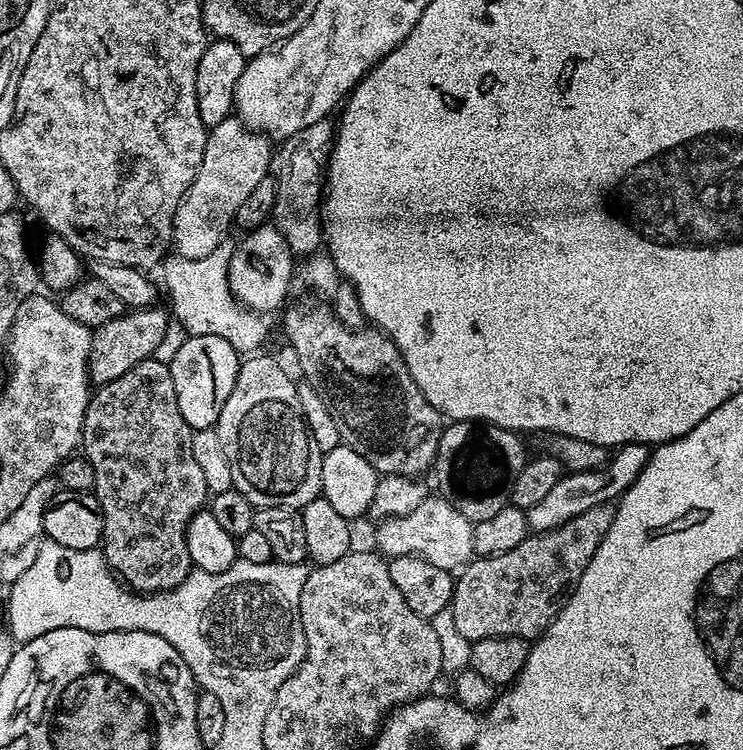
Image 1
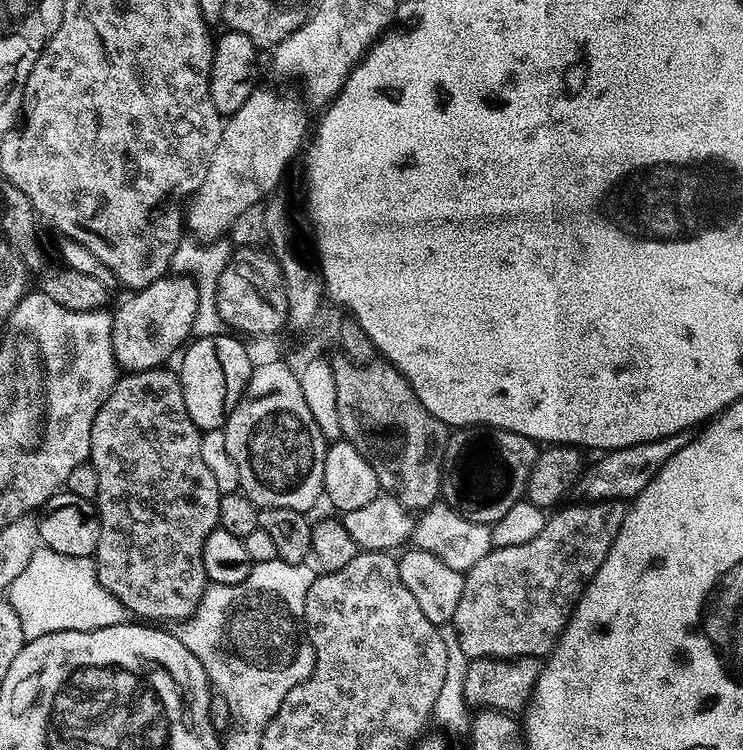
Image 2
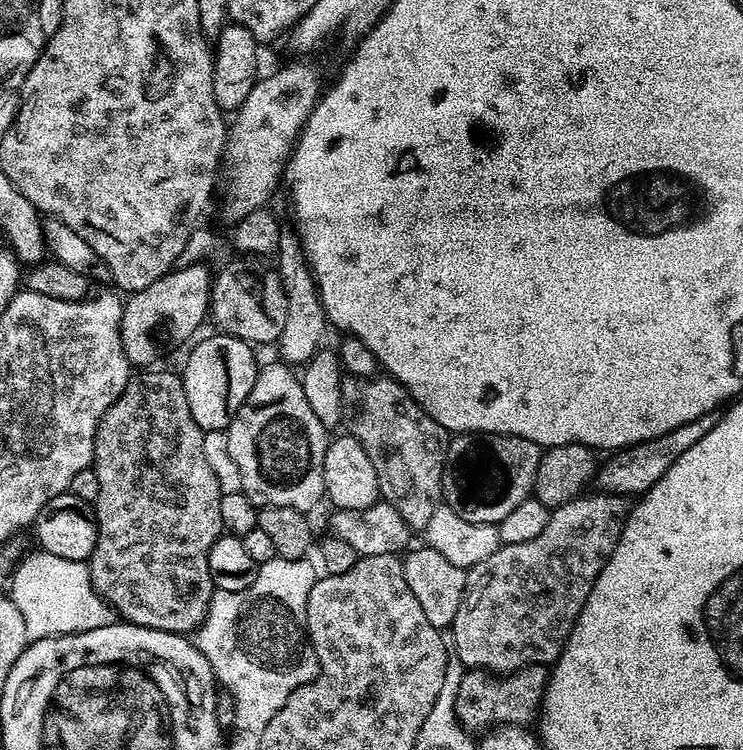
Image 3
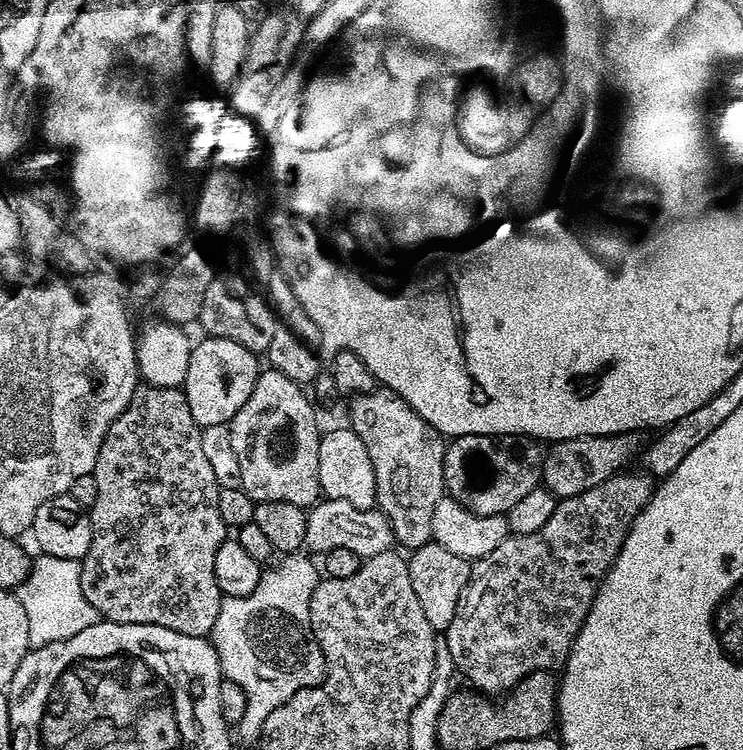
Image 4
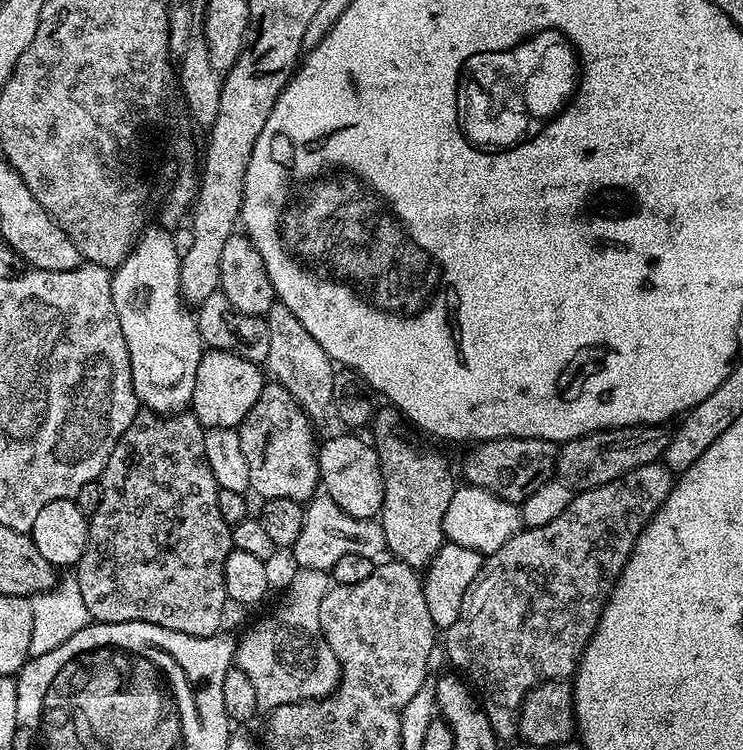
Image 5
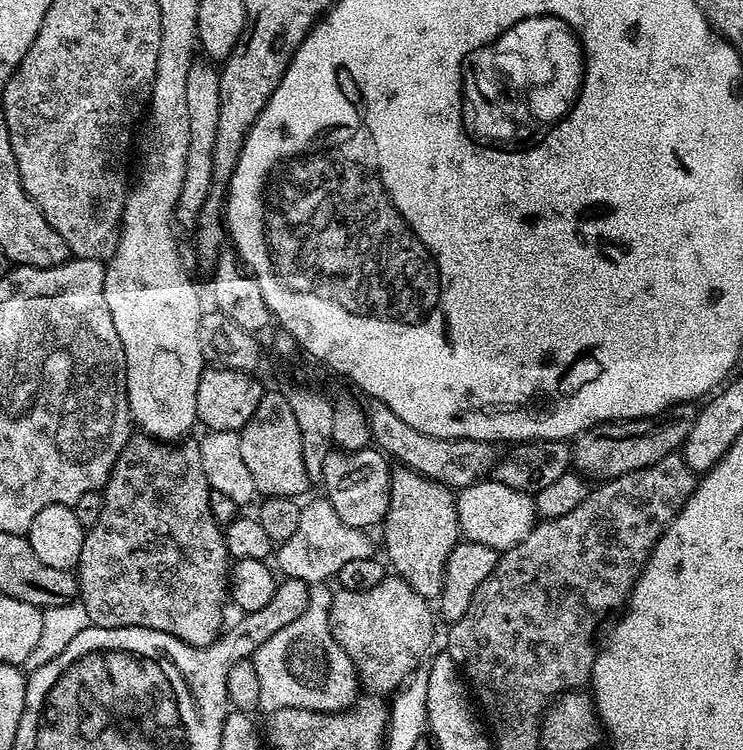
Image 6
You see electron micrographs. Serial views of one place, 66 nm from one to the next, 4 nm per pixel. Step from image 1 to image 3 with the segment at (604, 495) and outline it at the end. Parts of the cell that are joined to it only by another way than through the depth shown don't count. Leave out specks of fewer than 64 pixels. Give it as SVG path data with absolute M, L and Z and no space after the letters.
M712 414L694 418L694 422L686 422L686 426L670 430L670 434L662 434L658 438L643 440L641 444L632 444L628 448L619 449L613 455L616 456L613 460L608 460L605 464L603 461L597 467L595 487L601 492L615 492L617 496L629 498L636 498L649 492L654 482L658 482L658 478L662 478L662 474L666 474L666 470L670 470L670 466L674 466L674 462L678 462L678 458L682 458L682 454L686 454L686 450L690 450L694 442L698 442L698 438L706 438L706 434L710 434L716 421L717 417Z

